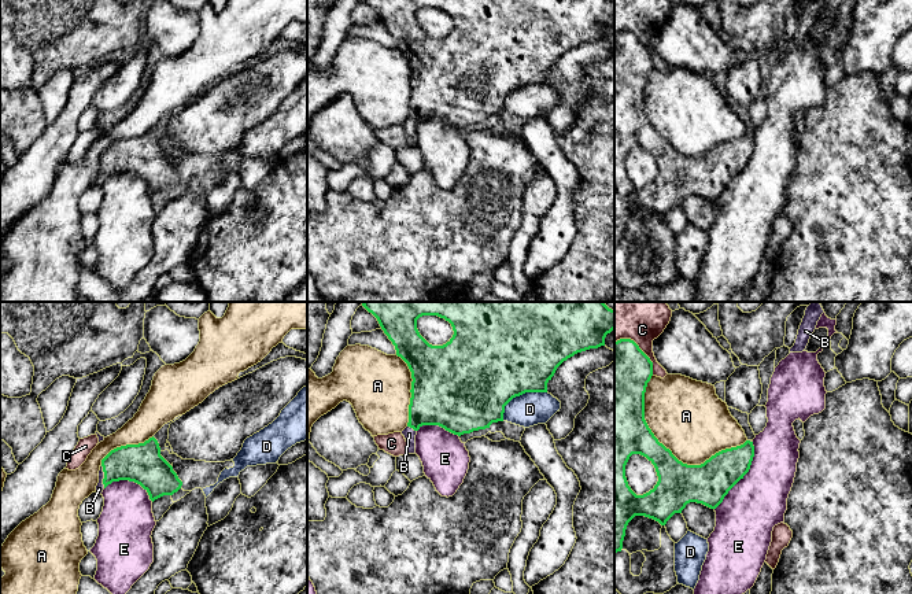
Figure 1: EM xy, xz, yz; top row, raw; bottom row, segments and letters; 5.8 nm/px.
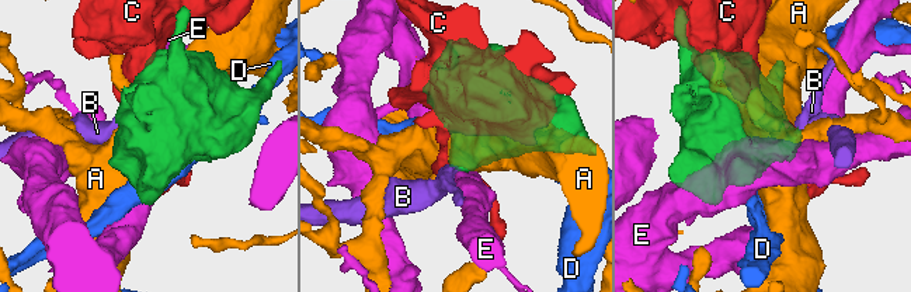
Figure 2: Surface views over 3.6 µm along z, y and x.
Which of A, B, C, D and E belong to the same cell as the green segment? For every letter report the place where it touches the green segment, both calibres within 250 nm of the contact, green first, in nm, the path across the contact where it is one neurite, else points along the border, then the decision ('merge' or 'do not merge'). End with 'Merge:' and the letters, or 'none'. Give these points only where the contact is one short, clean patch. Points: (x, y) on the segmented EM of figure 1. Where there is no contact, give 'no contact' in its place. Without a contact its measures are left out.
A: yz (671, 452) | 240/440 nm | do not merge
B: xy (104, 476) | 240/50 nm | across xy (143, 464), (118, 464), (104, 476), (99, 489) | merge
C: yz (639, 349) | 400/380 nm | do not merge
D: xz (519, 395) | 500/200 nm | do not merge
E: yz (744, 475) | 240/340 nm | along yz (753, 442), (753, 460), (749, 471), (715, 509) | do not merge
Merge: B

